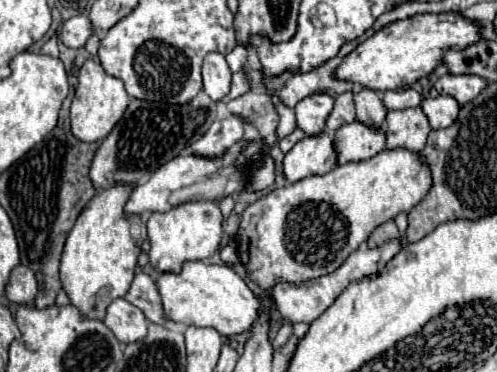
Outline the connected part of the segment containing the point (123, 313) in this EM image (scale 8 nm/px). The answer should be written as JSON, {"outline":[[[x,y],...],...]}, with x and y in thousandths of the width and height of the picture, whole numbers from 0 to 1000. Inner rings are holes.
{"outline":[[[233,804],[217,825],[209,868],[237,906],[237,917],[254,927],[270,917],[286,917],[286,906],[294,906],[298,895],[294,847],[274,820],[258,815],[254,804]]]}

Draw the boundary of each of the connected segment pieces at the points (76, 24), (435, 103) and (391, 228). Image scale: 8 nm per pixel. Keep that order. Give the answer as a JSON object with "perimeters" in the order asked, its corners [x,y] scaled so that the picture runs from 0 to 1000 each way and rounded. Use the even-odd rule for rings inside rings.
{"perimeters":[[[[153,40],[153,46],[141,46],[129,67],[125,67],[125,83],[121,83],[121,105],[133,126],[145,126],[145,132],[157,132],[157,126],[169,126],[173,110],[193,89],[189,67],[181,62],[177,40]]],[[[885,255],[877,266],[853,266],[849,272],[849,298],[857,304],[857,320],[865,325],[865,347],[897,347],[905,341],[926,298],[926,282],[897,255]]],[[[777,594],[773,605],[765,605],[740,642],[740,664],[761,664],[761,659],[773,659],[777,648],[785,642],[801,642],[805,626],[801,626],[801,610],[793,594]]]]}

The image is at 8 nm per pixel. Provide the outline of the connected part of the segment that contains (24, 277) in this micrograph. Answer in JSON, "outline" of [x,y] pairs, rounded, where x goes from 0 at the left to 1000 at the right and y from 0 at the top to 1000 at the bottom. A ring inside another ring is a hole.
{"outline":[[[36,712],[24,728],[20,761],[12,772],[12,804],[24,815],[52,820],[52,815],[68,809],[72,788],[76,788],[76,755],[72,755],[68,728],[52,712]]]}

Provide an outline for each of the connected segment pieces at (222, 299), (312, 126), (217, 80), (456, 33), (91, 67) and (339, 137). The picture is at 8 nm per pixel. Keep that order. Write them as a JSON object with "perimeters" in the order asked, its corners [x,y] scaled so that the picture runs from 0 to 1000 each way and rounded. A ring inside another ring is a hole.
{"perimeters":[[[[386,702],[366,718],[366,734],[326,734],[314,755],[314,772],[326,793],[334,852],[350,868],[427,879],[443,901],[471,906],[491,890],[503,890],[519,858],[523,831],[551,841],[551,804],[543,793],[515,793],[495,755],[475,739],[459,712],[435,712],[414,702]]],[[[636,250],[616,266],[608,266],[592,304],[600,320],[600,341],[616,363],[640,363],[656,347],[656,320],[672,288],[672,266],[656,250]]],[[[419,142],[410,153],[406,207],[410,207],[410,245],[423,255],[427,272],[443,272],[463,245],[467,191],[447,142]]],[[[881,35],[881,40],[833,40],[817,56],[797,56],[777,67],[777,78],[757,83],[748,99],[728,110],[708,142],[700,142],[672,207],[680,218],[720,223],[732,239],[781,245],[813,239],[837,223],[841,212],[865,202],[889,164],[889,148],[901,132],[934,132],[966,105],[966,78],[958,62],[942,56],[926,35]]],[[[189,159],[169,164],[169,175],[157,191],[157,228],[141,282],[141,341],[149,368],[173,384],[205,379],[225,352],[225,341],[241,325],[254,288],[258,288],[258,250],[249,239],[249,223],[217,202],[197,164]]],[[[724,325],[688,336],[672,358],[672,406],[680,411],[680,444],[720,438],[753,422],[773,401],[777,368],[769,347],[744,347]]]]}

